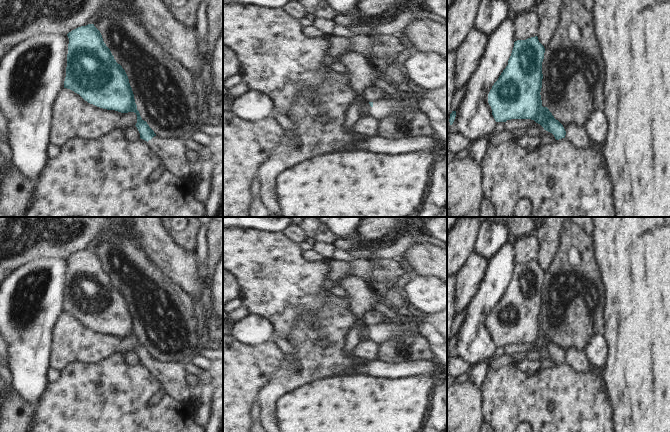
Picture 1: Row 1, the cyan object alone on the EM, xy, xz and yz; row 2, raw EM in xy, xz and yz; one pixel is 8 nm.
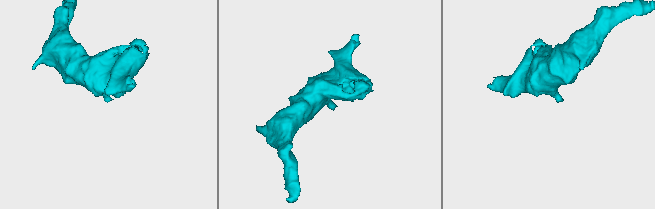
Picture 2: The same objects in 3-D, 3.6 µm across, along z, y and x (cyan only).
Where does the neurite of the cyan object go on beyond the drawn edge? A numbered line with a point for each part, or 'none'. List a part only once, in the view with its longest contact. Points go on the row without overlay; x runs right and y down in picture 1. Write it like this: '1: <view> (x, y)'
1: xy (173, 374)

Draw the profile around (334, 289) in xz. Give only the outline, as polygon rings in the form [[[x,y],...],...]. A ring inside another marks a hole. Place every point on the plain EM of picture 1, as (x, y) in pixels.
[[[335,283],[328,286],[328,292],[332,294],[333,296],[338,296],[338,297],[348,296],[345,290]]]

